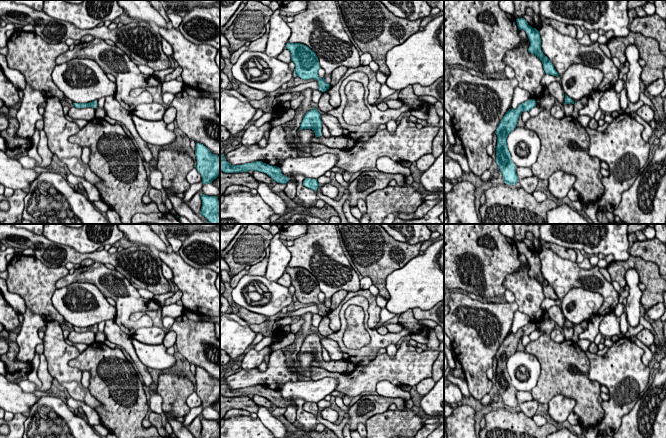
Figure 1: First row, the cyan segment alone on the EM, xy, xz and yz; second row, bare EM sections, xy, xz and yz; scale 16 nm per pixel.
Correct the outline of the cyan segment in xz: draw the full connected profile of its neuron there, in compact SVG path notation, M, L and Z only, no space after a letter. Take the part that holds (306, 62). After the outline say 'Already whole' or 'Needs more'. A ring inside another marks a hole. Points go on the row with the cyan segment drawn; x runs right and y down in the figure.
M287 43L286 49L291 53L291 61L295 64L294 74L301 79L315 79L318 81L318 90L325 92L330 84L325 82L325 77L321 79L318 71L321 68L316 53L308 46L300 43Z. Already whole

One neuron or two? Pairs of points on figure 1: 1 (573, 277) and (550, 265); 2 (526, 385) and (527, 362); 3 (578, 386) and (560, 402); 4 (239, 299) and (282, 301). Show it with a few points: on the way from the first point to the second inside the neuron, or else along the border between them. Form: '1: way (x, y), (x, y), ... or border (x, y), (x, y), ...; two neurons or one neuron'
1: way (567, 275), (562, 275), (556, 270); one neuron
2: way (531, 379), (531, 368); one neuron
3: border (576, 402), (562, 395), (555, 395), (547, 403); two neurons
4: way (250, 308), (271, 308); one neuron

